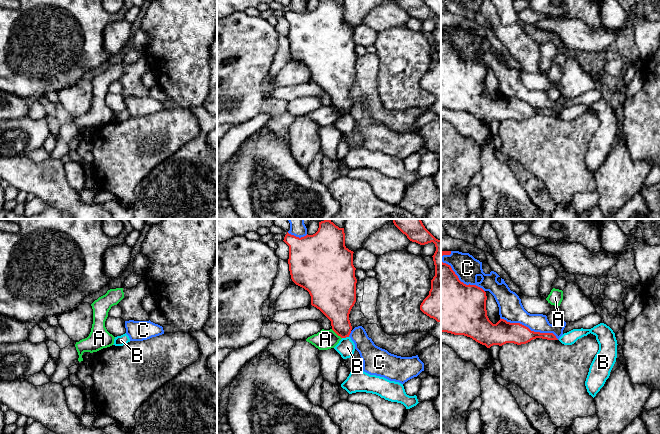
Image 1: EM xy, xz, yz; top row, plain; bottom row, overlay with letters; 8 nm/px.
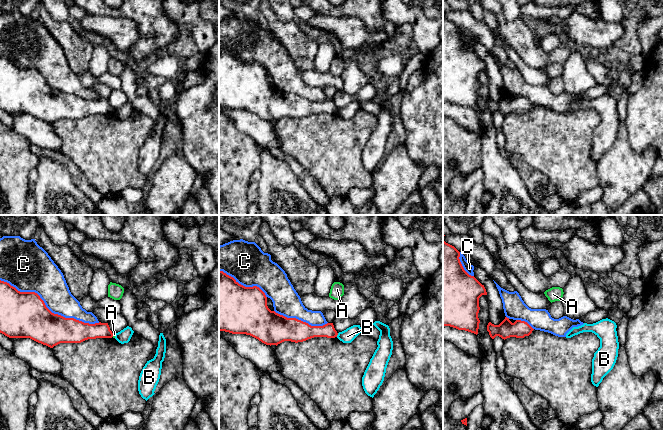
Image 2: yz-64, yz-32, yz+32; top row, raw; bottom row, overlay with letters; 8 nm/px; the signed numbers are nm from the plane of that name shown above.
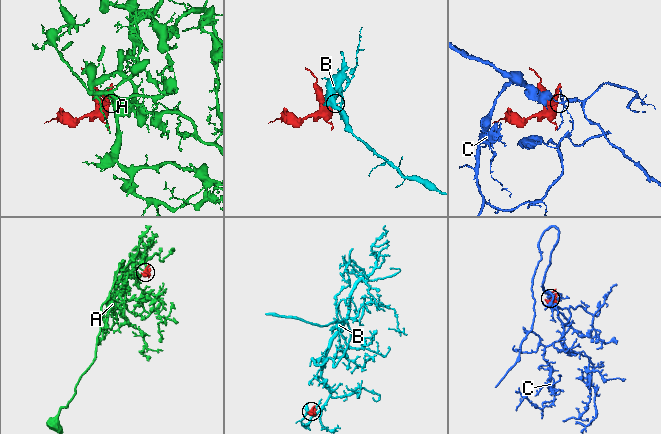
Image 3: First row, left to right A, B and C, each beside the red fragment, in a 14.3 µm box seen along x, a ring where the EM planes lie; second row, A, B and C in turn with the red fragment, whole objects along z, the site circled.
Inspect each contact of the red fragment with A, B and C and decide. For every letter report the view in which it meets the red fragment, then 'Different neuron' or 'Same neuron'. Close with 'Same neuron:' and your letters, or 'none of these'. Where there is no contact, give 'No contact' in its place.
A: Touches red in xz. Different neuron
B: Touches red in xz. Different neuron
C: Touches red in yz. Different neuron
Same neuron: none of these

